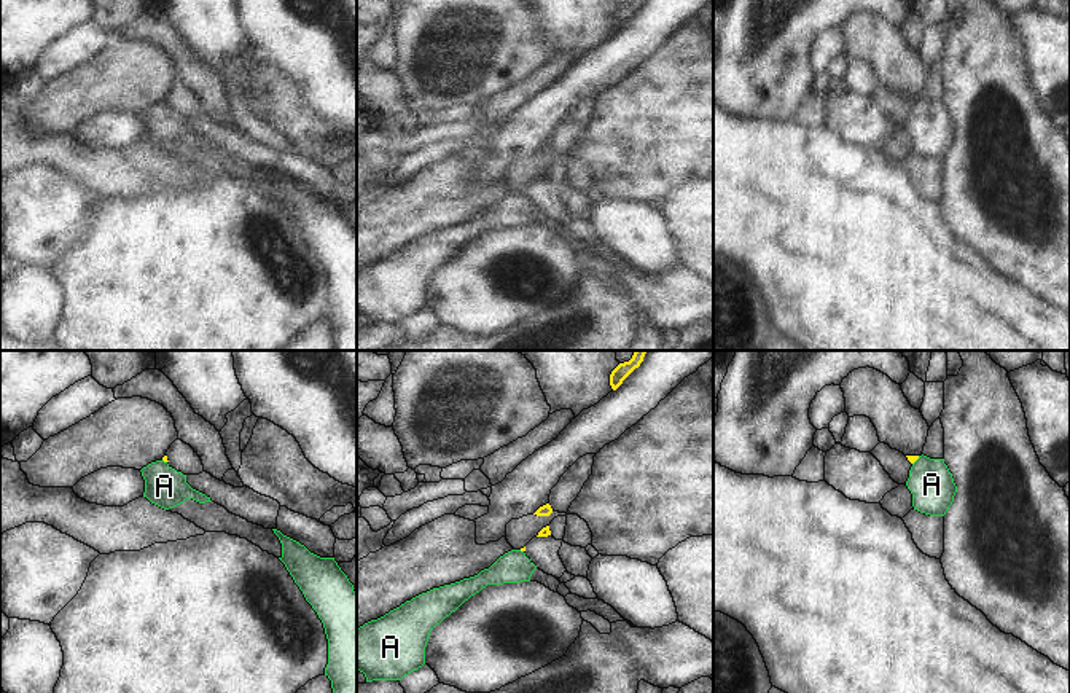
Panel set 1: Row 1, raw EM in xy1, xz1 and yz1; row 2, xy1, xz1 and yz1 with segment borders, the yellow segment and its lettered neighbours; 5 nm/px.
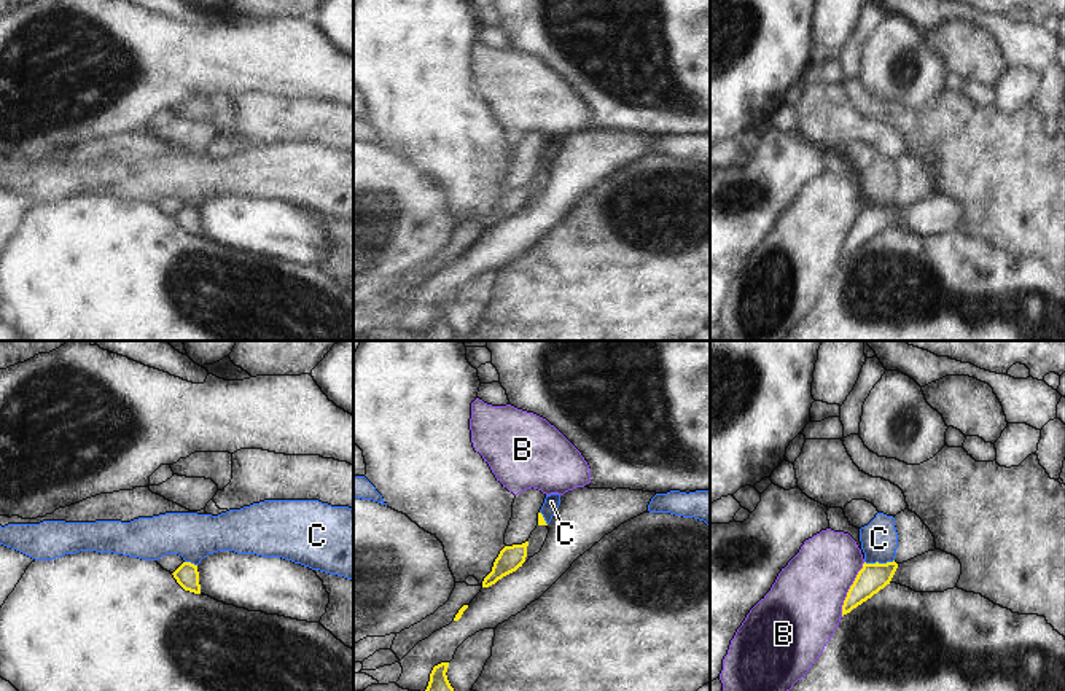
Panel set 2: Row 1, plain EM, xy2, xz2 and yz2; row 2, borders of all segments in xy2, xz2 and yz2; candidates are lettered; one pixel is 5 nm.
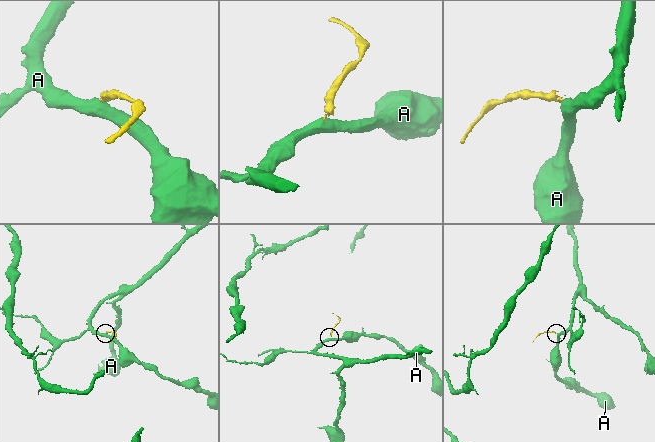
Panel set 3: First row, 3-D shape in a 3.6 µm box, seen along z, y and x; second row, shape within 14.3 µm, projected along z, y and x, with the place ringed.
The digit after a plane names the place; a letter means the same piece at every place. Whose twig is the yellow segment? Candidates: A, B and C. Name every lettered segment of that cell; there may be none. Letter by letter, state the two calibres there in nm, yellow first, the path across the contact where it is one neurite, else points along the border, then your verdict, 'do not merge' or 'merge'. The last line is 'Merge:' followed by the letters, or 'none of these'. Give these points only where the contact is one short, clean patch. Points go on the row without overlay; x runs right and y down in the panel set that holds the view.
A: 40 nm thick on the yellow side, 220 nm on the other; border along yz1 (919, 99), (913, 107); do not merge
B: 150 nm thick on the yellow side, 380 nm on the other; do not merge
C: 150 nm thick on the yellow side, 190 nm on the other; border along yz2 (893, 203), (865, 206); do not merge
Merge: none of these

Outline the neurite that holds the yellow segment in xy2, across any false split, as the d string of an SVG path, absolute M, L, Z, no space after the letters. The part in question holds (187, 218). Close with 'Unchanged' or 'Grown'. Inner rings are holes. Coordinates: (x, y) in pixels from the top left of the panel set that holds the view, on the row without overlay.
M183 205L172 218L185 234L201 237L197 209Z. Unchanged

